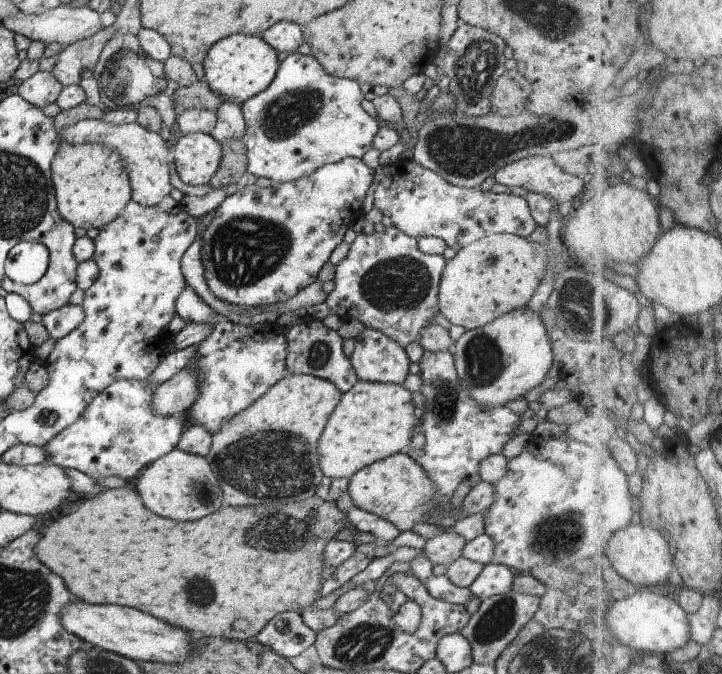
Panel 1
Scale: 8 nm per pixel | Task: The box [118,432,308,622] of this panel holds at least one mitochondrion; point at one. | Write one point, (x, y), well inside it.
(198, 591)

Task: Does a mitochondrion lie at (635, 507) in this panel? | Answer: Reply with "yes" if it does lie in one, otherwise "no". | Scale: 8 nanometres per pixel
no

